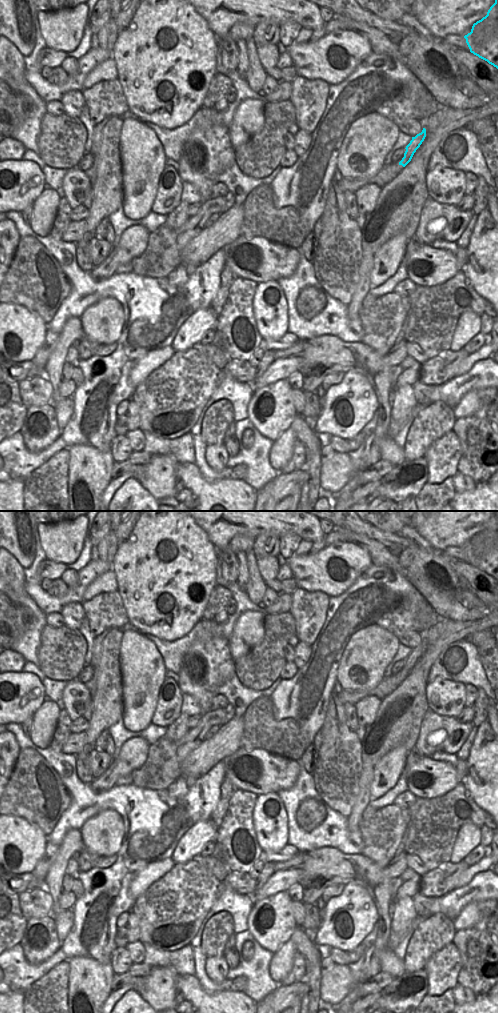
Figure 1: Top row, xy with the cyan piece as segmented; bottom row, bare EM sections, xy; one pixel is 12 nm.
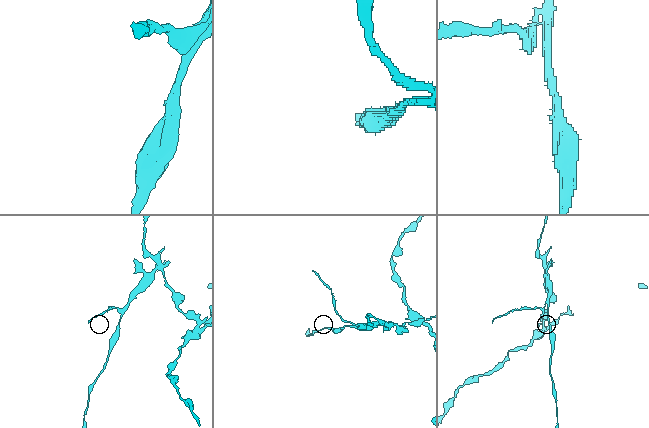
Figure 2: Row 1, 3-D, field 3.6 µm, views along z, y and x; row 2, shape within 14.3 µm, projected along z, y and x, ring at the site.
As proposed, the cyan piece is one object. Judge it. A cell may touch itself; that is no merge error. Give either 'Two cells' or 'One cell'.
Two cells

